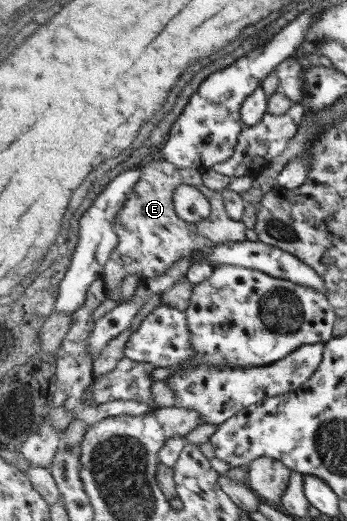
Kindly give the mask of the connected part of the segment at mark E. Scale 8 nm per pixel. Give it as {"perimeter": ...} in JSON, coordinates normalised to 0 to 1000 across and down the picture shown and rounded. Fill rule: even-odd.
{"perimeter":[[[476,303],[438,309],[409,321],[412,336],[392,351],[380,372],[334,417],[340,472],[323,482],[323,493],[305,507],[300,541],[311,566],[340,555],[375,528],[409,528],[415,536],[473,530],[484,518],[524,497],[548,497],[591,476],[614,476],[637,464],[709,463],[703,426],[660,417],[648,384],[637,372],[608,361],[591,361],[585,328],[553,322],[519,322]],[[527,353],[588,365],[611,390],[608,413],[582,426],[536,426],[504,401],[504,369]]]}

